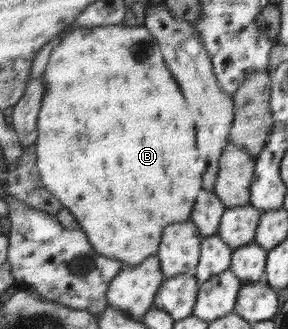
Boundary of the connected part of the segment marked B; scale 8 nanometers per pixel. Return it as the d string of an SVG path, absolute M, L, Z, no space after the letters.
M95 26L95 28L75 28L69 36L61 40L61 44L53 50L45 68L45 96L38 112L36 122L37 139L36 167L40 171L43 185L66 208L80 224L88 236L93 248L98 253L123 262L123 266L135 266L144 262L148 256L155 255L162 238L163 230L168 224L185 222L190 218L194 202L201 190L201 178L189 174L189 166L195 162L195 126L183 110L187 110L189 96L185 96L185 88L181 88L181 80L176 80L171 70L167 70L163 50L156 37L144 26Z

